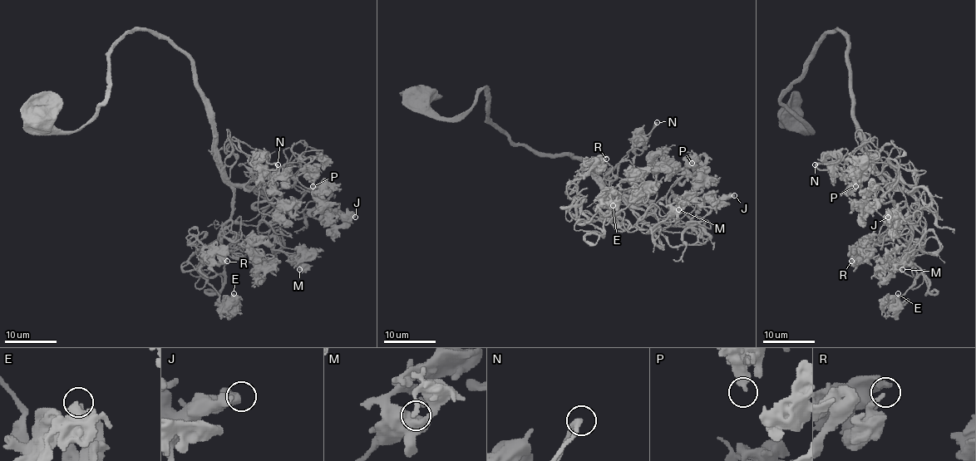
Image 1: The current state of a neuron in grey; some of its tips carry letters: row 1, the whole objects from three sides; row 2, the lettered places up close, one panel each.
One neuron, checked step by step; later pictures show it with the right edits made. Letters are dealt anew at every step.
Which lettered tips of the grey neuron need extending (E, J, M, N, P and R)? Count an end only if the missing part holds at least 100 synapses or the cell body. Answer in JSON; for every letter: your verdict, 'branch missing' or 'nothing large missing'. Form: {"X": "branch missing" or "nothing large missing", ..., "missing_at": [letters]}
{"E": "nothing large missing", "J": "nothing large missing", "M": "nothing large missing", "N": "nothing large missing", "P": "nothing large missing", "R": "nothing large missing", "missing_at": []}

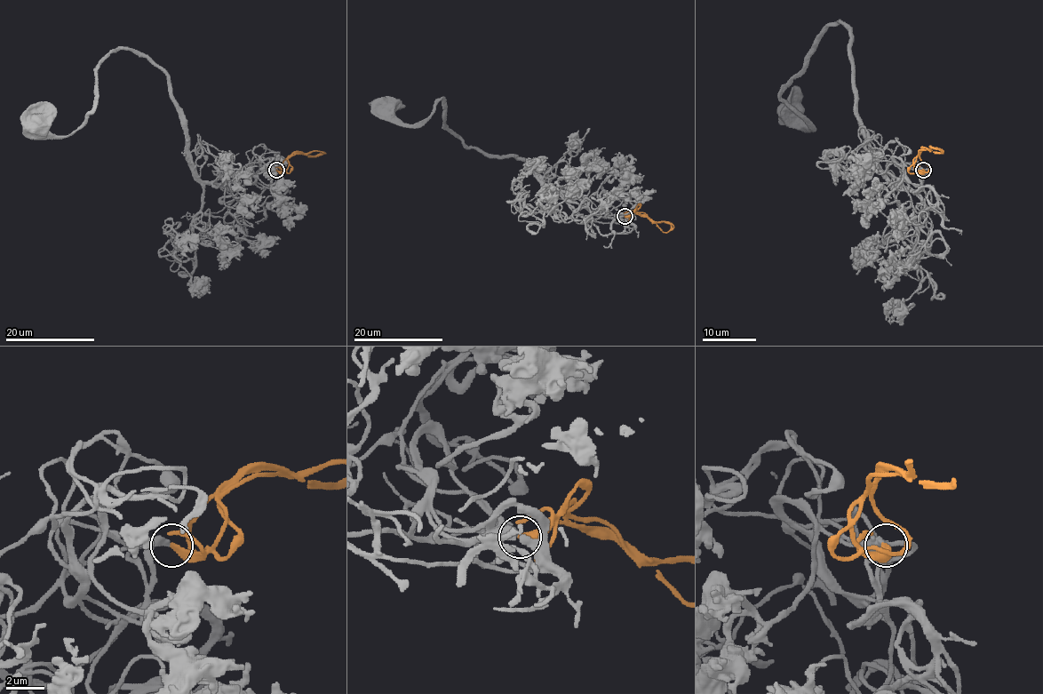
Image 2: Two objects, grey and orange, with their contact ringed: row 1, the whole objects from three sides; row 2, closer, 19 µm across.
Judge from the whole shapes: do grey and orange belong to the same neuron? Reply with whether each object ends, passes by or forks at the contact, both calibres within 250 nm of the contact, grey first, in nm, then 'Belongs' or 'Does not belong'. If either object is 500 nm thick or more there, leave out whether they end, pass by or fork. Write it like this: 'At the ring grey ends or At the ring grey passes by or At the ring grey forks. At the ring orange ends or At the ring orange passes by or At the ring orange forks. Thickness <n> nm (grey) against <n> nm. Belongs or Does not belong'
At the ring grey passes by. At the ring orange ends. Thickness 220 nm (grey) against 380 nm. Belongs

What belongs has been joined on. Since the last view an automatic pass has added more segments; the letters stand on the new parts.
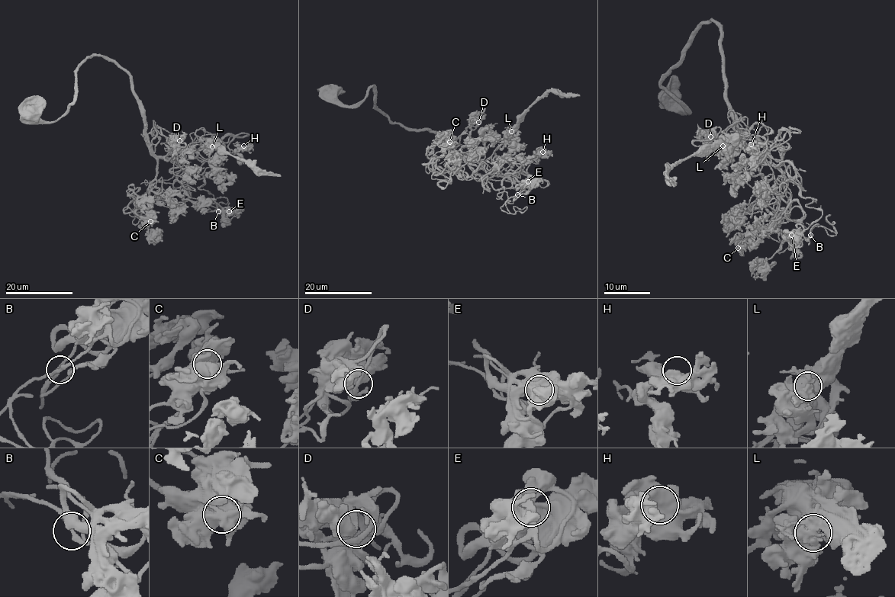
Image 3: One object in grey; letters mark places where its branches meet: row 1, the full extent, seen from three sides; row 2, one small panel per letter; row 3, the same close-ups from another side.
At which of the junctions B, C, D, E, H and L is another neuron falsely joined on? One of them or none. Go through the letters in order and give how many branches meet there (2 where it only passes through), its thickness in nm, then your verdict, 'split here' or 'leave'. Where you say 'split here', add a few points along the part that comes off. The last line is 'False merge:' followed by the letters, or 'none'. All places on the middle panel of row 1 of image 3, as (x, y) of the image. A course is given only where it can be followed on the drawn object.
B: 2 branches meet; 220 nm thick; leave
C: 3 branches meet; 500 nm thick; leave
D: 2 branches meet; 360 nm thick; leave
E: 2 branches meet; 700 nm thick; leave
H: 1 branches meet; 950 nm thick; leave
L: 2 branches meet; 700 nm thick; split here; foreign part runs (511, 131), (521, 116), (548, 92), (577, 93), (580, 96)
False merge: L

